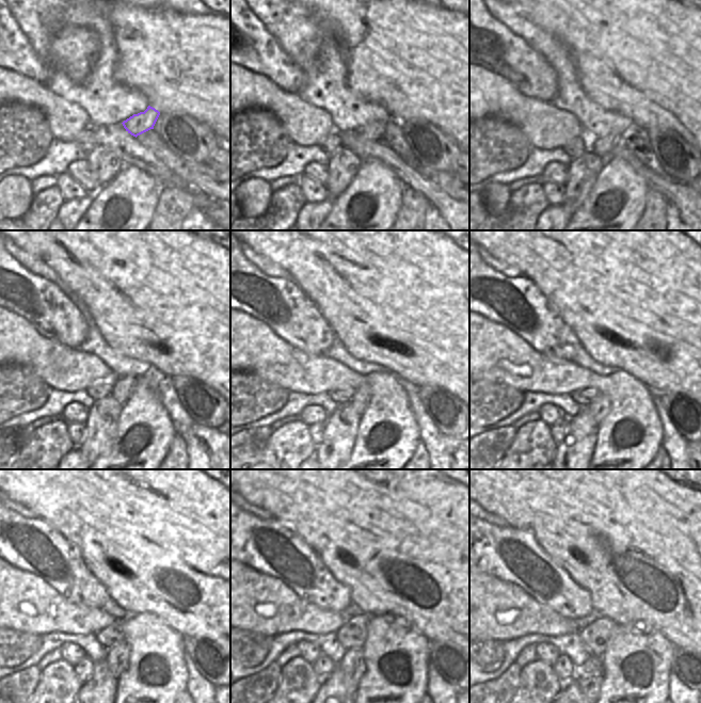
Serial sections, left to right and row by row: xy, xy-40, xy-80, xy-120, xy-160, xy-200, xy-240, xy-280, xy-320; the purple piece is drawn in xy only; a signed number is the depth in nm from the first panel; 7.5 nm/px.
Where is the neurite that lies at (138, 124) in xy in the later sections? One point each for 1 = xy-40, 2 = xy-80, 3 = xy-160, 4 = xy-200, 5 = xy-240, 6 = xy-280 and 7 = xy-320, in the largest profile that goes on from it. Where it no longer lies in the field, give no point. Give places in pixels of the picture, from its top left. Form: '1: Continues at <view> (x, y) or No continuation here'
1: Continues at xy-40 (373, 130)
2: Continues at xy-80 (602, 146)
3: Continues at xy-160 (361, 399)
4: Continues at xy-200 (600, 406)
5: Continues at xy-240 (116, 658)
6: Continues at xy-280 (352, 665)
7: Continues at xy-320 (589, 675).

